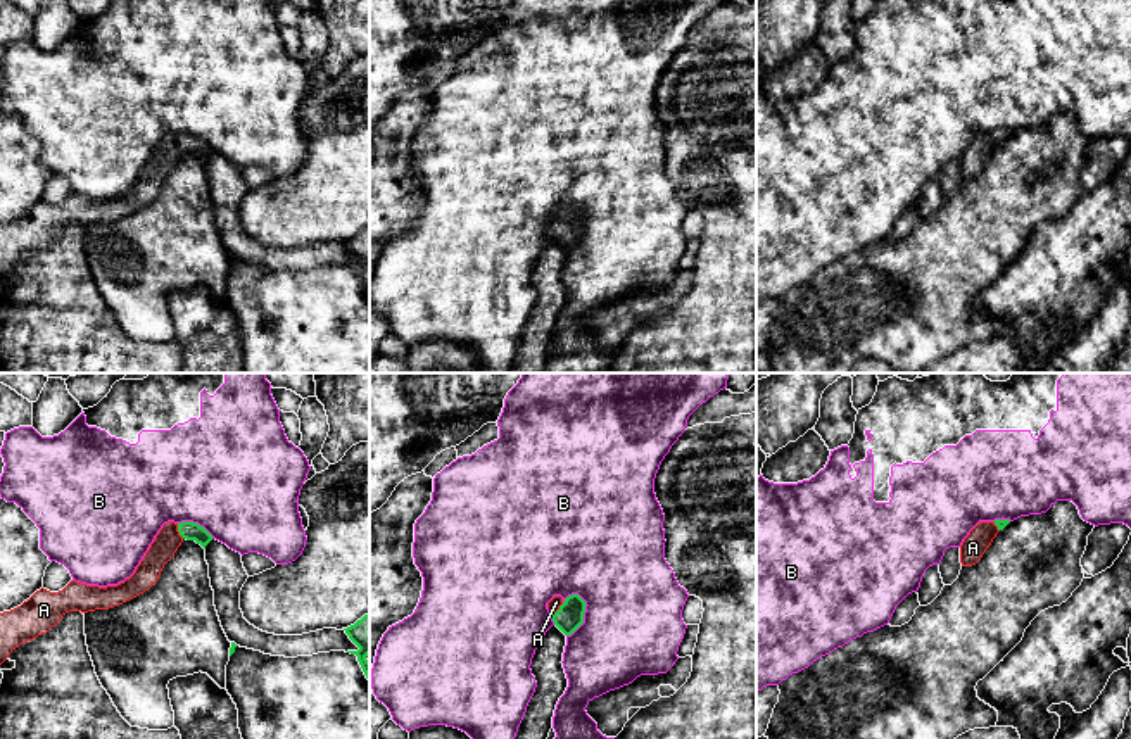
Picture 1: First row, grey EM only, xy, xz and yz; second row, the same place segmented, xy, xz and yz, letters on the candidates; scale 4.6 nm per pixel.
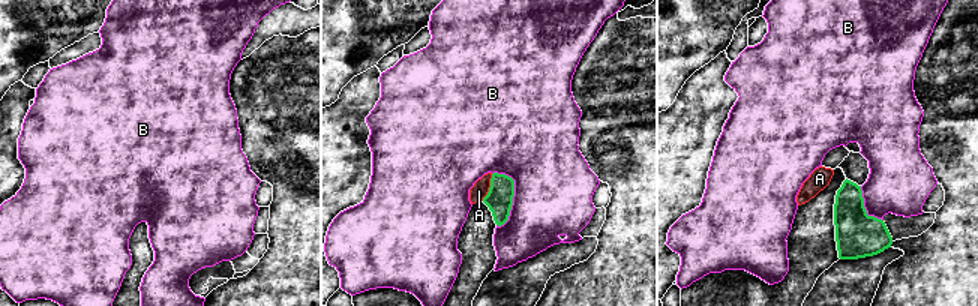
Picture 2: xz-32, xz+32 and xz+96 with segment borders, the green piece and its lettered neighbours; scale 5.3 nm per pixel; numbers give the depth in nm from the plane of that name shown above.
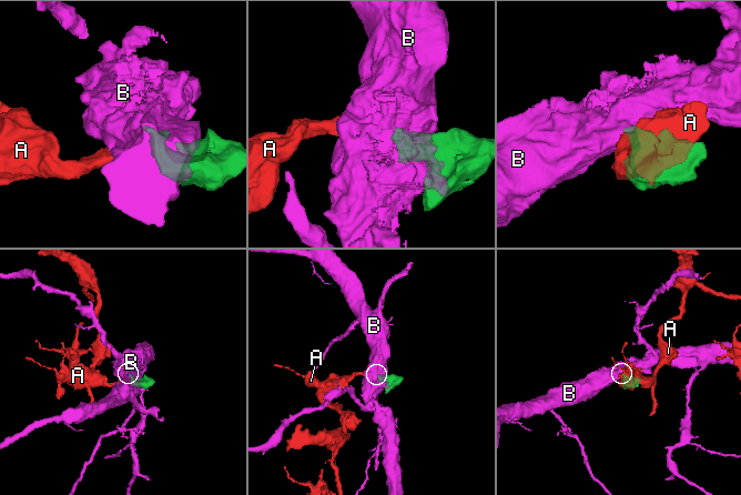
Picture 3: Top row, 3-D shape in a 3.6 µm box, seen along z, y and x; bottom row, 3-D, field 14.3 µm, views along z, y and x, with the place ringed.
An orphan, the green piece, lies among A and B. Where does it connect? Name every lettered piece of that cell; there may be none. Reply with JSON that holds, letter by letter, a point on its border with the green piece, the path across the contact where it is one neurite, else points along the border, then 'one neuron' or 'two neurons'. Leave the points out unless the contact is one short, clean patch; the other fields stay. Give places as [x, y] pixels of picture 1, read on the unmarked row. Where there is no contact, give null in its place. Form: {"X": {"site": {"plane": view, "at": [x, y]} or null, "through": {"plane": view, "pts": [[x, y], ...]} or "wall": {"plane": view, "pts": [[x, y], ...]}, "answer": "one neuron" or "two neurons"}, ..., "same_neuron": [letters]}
{"A": {"site": {"plane": "xy", "at": [178, 144]}, "through": {"plane": "xy", "pts": [[189, 144], [178, 144], [166, 156]]}, "answer": "one neuron"}, "B": {"site": {"plane": "xz", "at": [582, 228]}, "answer": "two neurons"}, "same_neuron": ["A"]}

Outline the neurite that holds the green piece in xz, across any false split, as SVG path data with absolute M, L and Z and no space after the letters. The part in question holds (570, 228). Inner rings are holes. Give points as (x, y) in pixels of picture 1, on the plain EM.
M572 207L566 212L554 209L547 216L554 238L565 249L572 249L584 237L585 219L585 214L578 207Z

